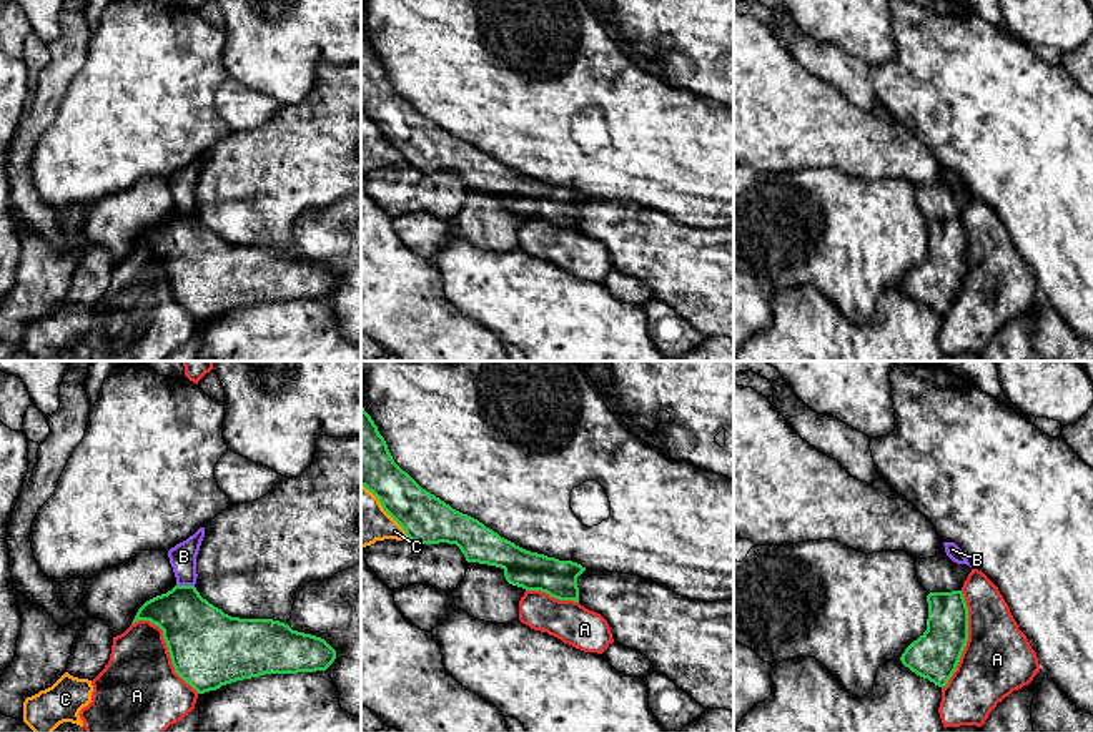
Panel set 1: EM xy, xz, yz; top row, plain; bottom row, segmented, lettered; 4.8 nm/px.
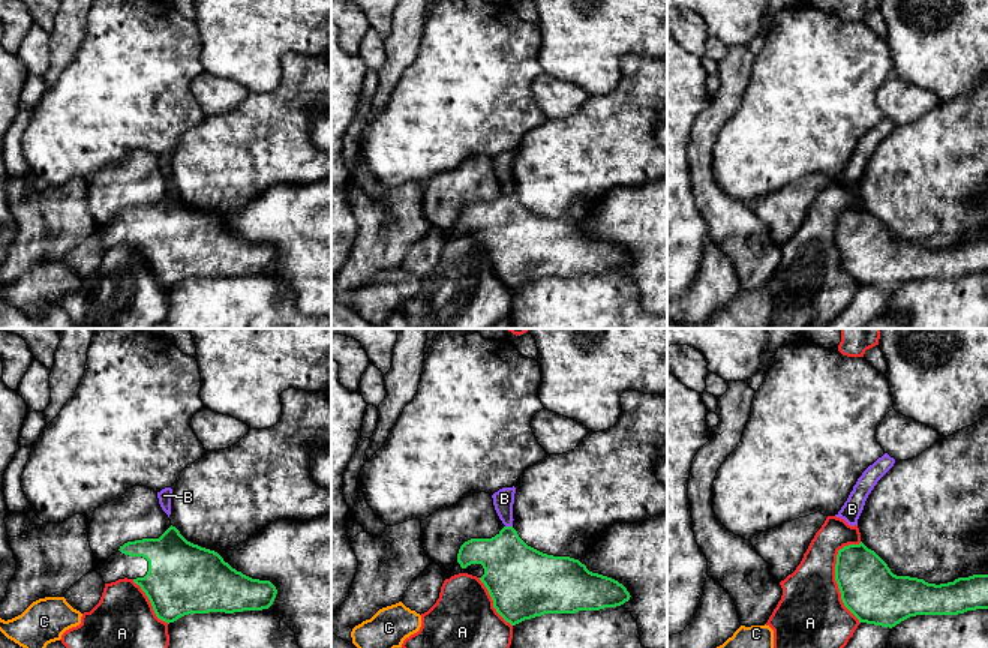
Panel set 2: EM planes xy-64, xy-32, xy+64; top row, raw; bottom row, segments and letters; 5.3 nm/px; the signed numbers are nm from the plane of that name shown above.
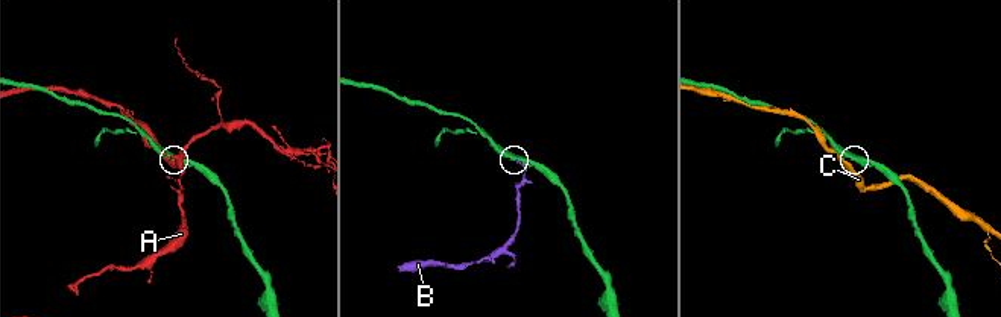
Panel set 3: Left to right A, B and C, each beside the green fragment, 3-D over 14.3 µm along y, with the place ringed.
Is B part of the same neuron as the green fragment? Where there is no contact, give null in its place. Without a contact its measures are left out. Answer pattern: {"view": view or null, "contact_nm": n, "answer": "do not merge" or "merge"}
{"view": "xy", "contact_nm": 90, "answer": "do not merge"}

